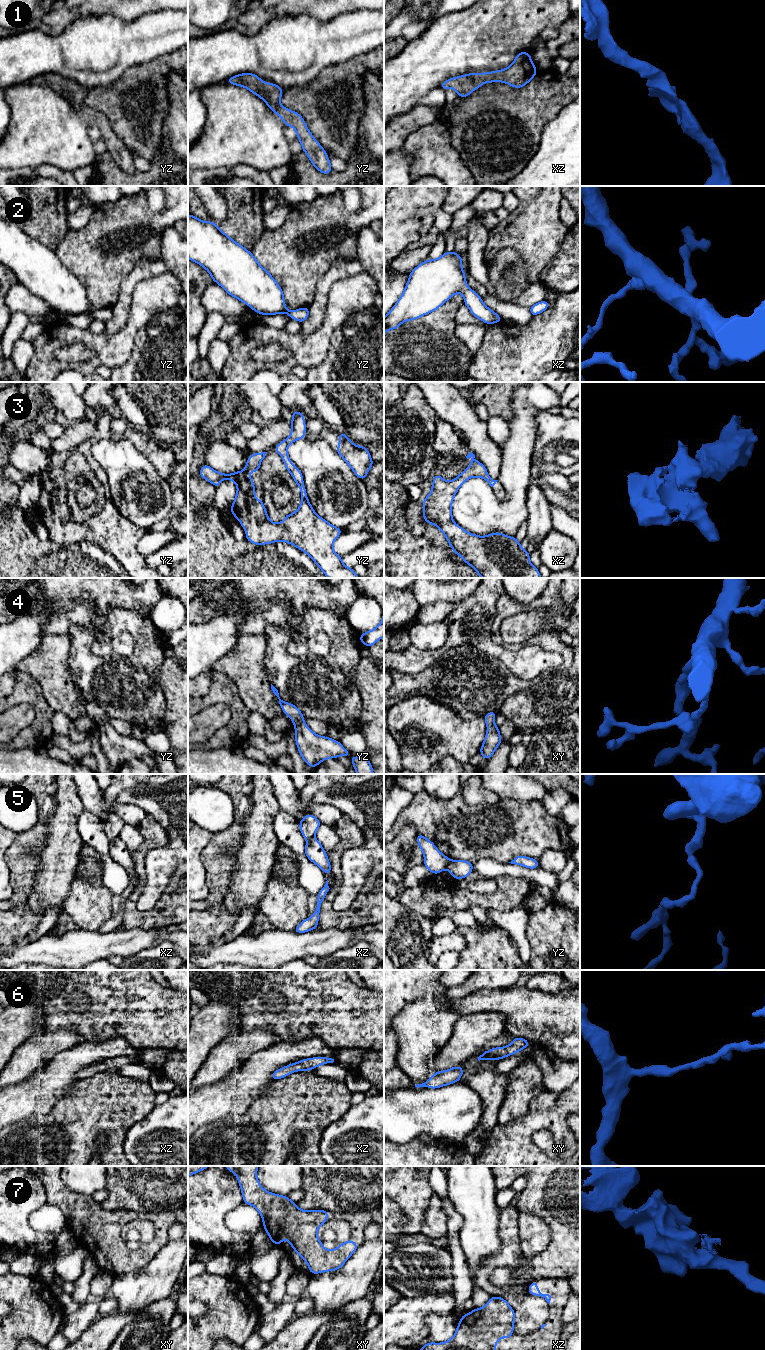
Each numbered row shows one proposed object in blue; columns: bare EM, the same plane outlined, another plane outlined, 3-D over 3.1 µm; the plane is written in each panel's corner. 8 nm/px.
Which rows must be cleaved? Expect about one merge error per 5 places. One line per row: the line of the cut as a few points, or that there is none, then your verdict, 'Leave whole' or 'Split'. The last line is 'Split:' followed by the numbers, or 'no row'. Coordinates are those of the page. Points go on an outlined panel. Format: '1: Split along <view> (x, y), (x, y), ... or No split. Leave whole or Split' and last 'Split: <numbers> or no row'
1: No split. Leave whole
2: No split. Leave whole
3: No split. Leave whole
4: No split. Leave whole
5: Split along yz (451, 860), (446, 867). Split
6: No split. Leave whole
7: No split. Leave whole
Split: 5

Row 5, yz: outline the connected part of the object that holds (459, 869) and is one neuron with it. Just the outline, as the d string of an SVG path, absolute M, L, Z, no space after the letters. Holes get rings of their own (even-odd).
M451 860L447 869L454 879L460 880L473 872L473 863L465 860Z

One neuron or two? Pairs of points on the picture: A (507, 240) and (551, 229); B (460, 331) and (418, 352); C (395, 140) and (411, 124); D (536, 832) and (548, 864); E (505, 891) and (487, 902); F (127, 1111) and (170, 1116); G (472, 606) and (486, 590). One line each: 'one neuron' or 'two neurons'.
A: one neuron
B: two neurons
C: one neuron
D: two neurons
E: one neuron
F: two neurons
G: one neuron

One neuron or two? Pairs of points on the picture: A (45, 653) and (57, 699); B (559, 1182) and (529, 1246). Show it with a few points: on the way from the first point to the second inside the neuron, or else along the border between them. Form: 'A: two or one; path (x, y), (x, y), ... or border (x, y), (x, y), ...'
A: one; path (49, 664), (57, 688)
B: two; border (520, 1211), (538, 1215), (548, 1225), (552, 1239)

